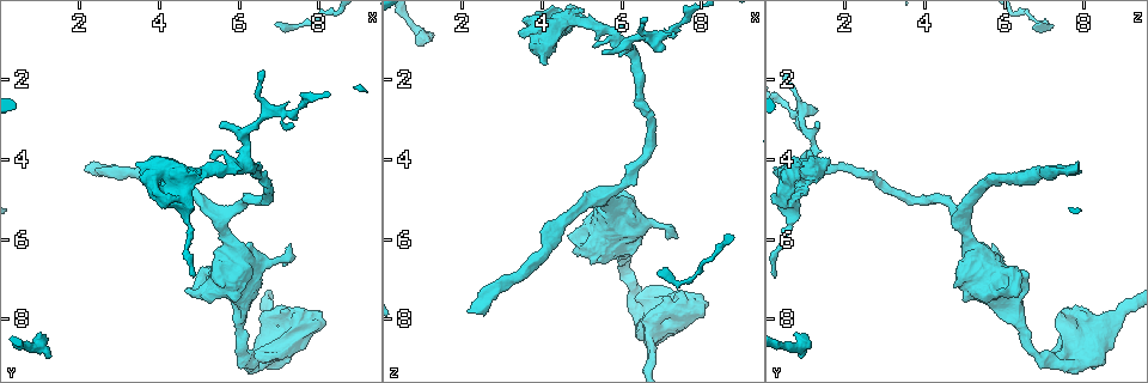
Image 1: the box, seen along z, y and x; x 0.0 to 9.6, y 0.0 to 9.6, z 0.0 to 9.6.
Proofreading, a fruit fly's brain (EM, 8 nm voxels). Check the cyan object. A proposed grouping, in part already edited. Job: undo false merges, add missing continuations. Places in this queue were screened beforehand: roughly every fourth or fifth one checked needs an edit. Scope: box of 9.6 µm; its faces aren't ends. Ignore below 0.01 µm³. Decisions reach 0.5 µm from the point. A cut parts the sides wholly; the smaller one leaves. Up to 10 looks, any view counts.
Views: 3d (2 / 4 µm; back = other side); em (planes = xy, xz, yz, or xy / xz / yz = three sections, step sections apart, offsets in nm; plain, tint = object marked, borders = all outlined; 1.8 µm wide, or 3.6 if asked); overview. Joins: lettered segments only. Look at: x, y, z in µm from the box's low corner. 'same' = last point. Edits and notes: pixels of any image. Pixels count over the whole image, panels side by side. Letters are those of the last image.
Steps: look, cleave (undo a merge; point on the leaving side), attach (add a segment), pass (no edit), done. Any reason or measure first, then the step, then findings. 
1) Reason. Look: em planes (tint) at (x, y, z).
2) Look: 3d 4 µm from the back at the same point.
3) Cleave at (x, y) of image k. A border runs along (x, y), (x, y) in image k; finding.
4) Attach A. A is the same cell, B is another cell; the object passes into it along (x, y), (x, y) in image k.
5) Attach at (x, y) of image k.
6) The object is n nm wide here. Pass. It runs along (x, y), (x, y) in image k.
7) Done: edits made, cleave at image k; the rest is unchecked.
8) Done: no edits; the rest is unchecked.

Branch stops here. Look: 3d 2 µm at (2.10, 4.30, 7.80).

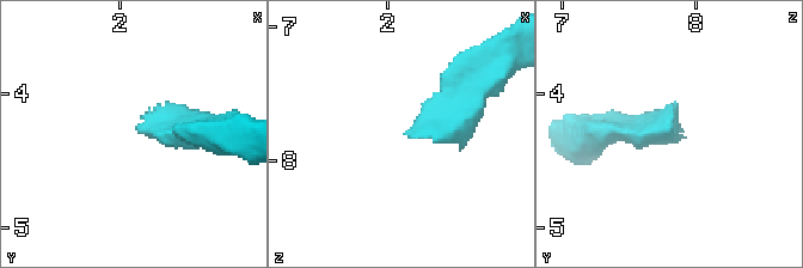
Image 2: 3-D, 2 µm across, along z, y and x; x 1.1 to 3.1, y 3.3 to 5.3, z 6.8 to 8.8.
Shape alone is not enough. Look: em xz step 4 (tint) at (2.12, 4.28, 7.80).

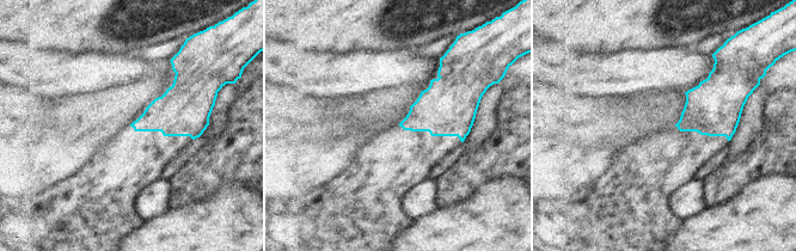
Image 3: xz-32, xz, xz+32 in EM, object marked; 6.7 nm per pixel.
Look: em planes (borders) at the same point.

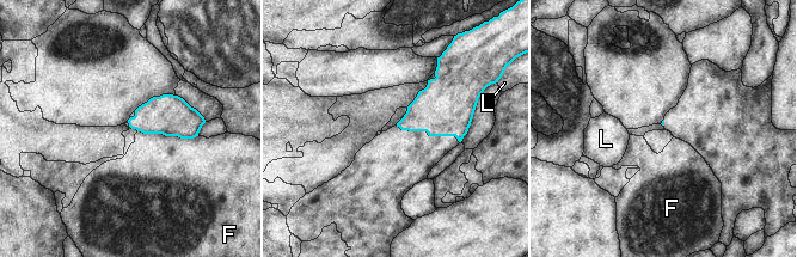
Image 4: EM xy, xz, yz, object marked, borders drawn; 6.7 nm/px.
Pass. F and L are other cells; a border runs along (138, 130), (181, 138), (198, 135) in image 4; none of them fits.

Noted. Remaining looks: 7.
Four-way junction. Look: em 3.6 µm planes (borders) at (6.70, 8.95, 7.65).

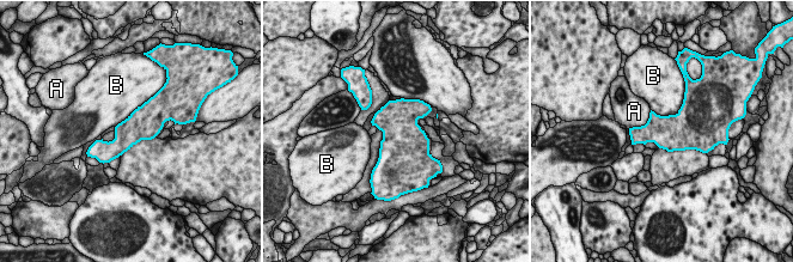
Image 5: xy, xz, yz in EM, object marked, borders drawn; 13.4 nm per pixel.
The object is 380 nm wide here. Pass. A and B are other cells; a border runs along (684, 98), (675, 114), (651, 109) in image 5; continuous, no second neuron.

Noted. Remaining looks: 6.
Free end. Look: em planes (tint) at (4.10, 3.95, 1.60).

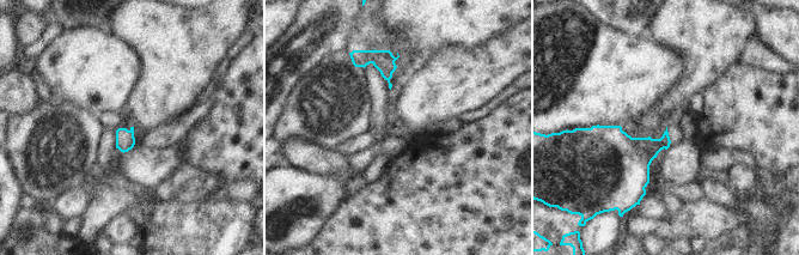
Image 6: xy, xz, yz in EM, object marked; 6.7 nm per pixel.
What lies round it. Look: em planes (borders) at the same point.

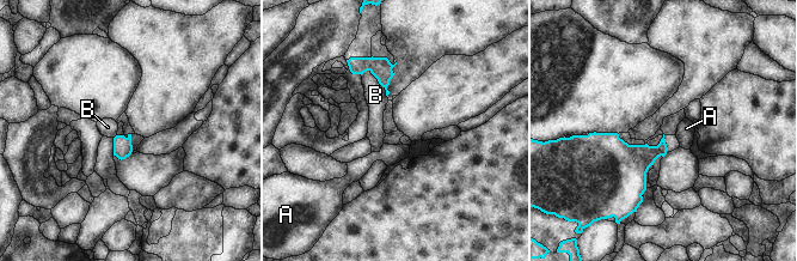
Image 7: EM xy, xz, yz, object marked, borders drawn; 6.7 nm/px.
Pass. A and B are other cells; a border runs along (365, 71), (376, 79), (387, 97) in image 7; none of them fits.

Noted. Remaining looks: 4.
Look: 3d 2 µm at (6.70, 2.80, 0.95).

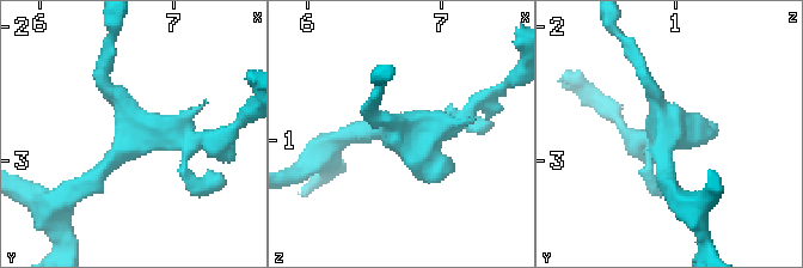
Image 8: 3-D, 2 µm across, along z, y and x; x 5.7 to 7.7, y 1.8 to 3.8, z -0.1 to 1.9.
Shape alone is not enough. Look: em planes (borders) at (6.76, 2.80, 0.94).

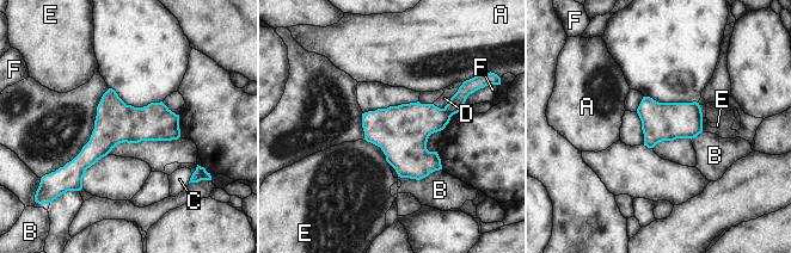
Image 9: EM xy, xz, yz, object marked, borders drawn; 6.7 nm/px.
The object is 260 nm wide here. Cleave at (457, 104) of image 9. A, B, C, D, E and F are other cells; a border runs along (443, 109), (451, 116) in image 9; a second neuron is stuck on.

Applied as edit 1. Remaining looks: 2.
Done: edits made, cleave at image 9; the rest is unchecked.

